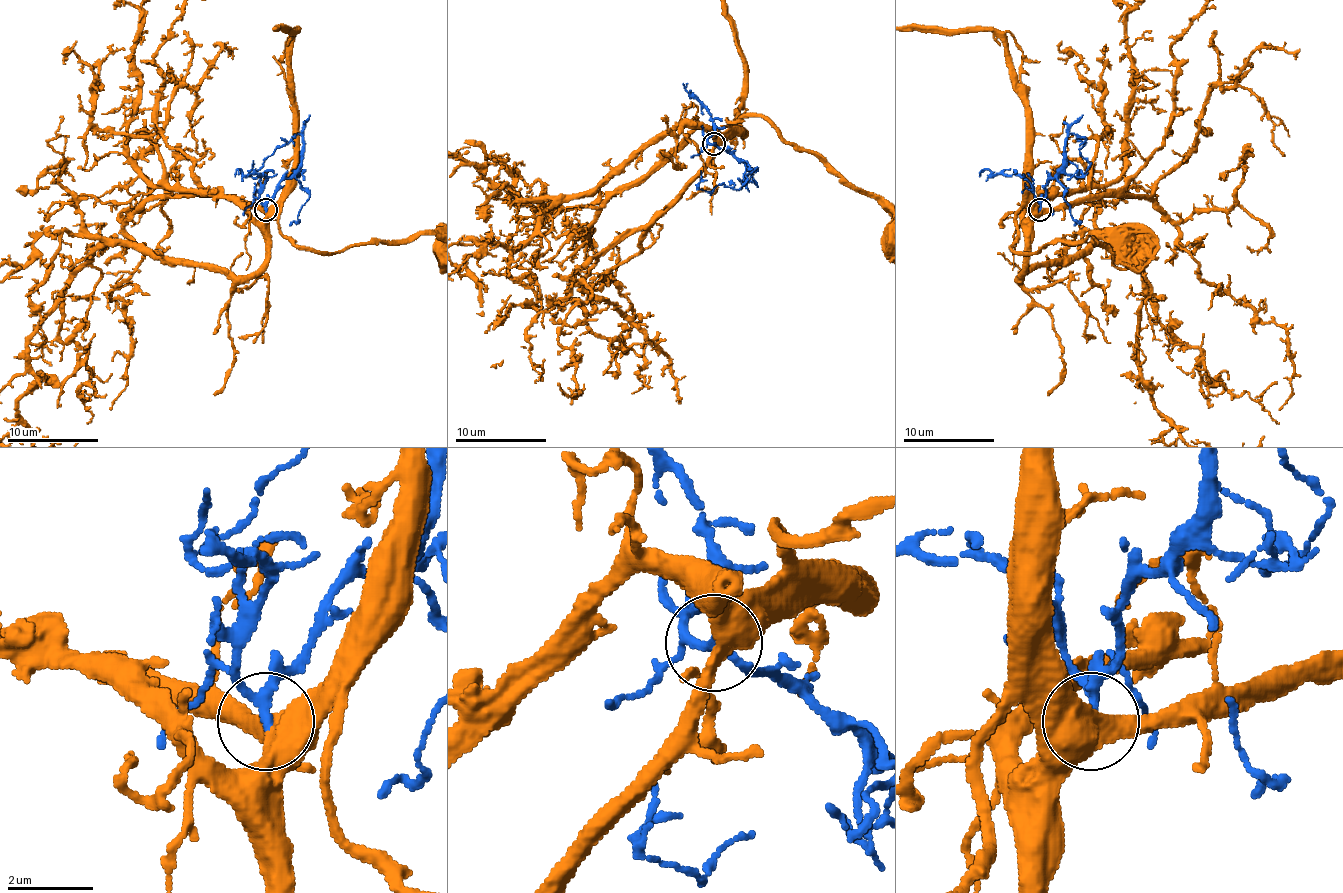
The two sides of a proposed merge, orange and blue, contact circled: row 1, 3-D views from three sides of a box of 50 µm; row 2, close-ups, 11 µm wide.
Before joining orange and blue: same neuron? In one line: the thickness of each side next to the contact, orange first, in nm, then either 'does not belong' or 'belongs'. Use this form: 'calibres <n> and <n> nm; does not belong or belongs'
calibres 500 and 200 nm; belongs

